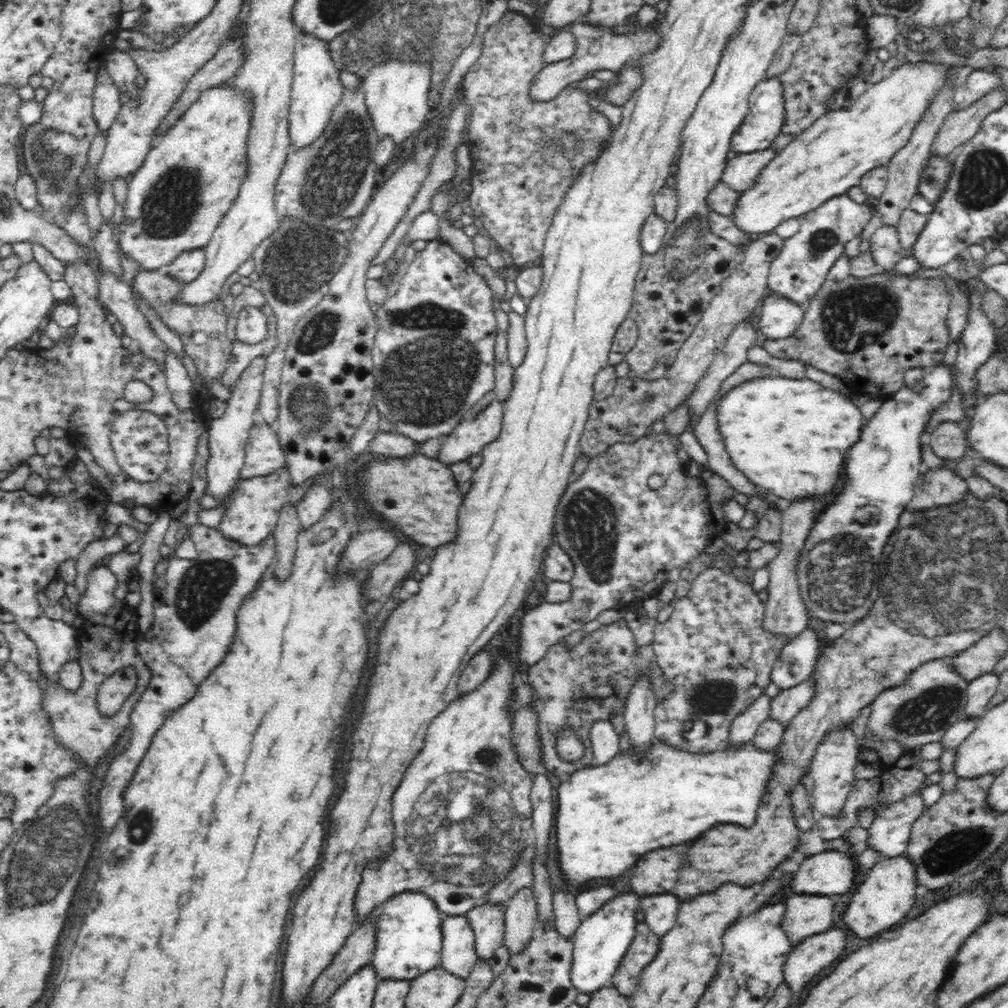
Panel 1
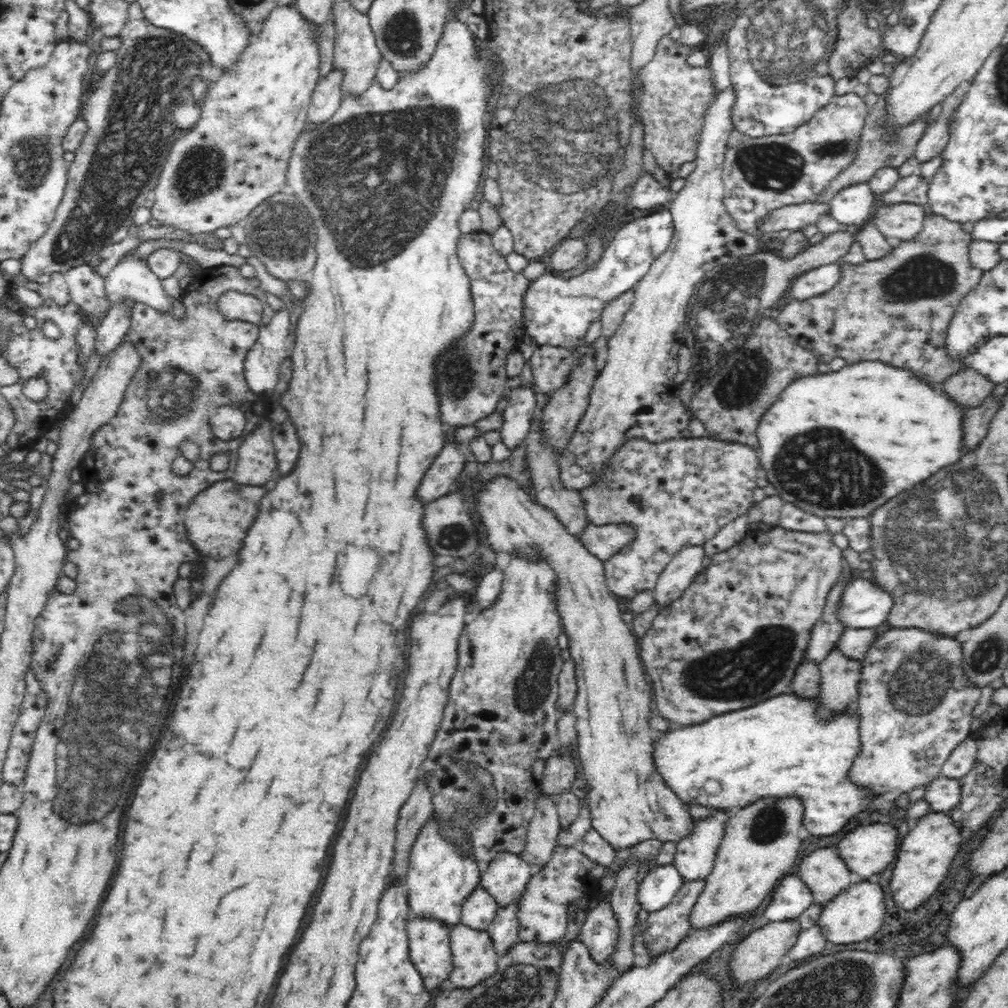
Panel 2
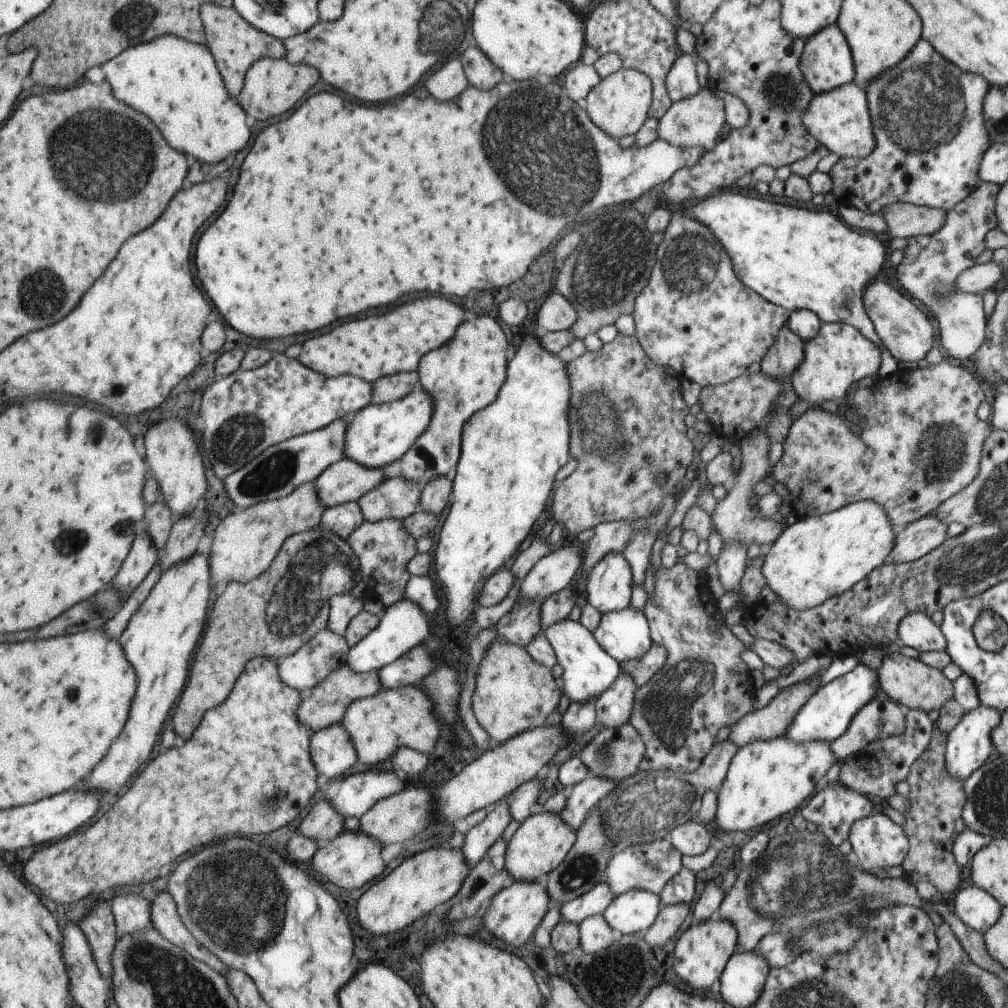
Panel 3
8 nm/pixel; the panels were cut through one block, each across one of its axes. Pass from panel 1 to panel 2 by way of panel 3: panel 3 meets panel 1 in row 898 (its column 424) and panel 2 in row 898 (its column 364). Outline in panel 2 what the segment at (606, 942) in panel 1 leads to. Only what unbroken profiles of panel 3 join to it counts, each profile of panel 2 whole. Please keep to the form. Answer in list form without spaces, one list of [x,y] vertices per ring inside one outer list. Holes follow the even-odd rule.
[[[662,864],[647,874],[638,892],[641,908],[652,912],[664,908],[684,882],[673,864]]]

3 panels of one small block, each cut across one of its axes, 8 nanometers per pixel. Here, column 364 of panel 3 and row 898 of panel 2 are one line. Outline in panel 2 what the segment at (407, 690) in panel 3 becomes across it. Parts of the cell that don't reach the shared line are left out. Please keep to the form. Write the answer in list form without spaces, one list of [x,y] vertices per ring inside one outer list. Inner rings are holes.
[[[764,795],[732,812],[724,829],[712,872],[693,906],[690,921],[694,928],[710,928],[724,920],[734,920],[744,912],[763,907],[779,881],[796,862],[803,830],[804,804],[800,795]]]

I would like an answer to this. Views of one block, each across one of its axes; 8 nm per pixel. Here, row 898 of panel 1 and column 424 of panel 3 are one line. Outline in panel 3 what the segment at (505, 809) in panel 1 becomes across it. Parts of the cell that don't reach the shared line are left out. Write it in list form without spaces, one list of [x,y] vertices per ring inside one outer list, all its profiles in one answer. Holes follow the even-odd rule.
[[[478,315],[474,322],[462,323],[460,330],[456,332],[452,340],[430,351],[420,360],[417,370],[419,385],[433,396],[434,419],[426,432],[414,443],[414,446],[400,458],[401,477],[424,486],[430,479],[433,479],[433,476],[444,475],[453,480],[458,474],[457,464],[461,460],[464,428],[474,414],[496,400],[498,391],[502,388],[506,378],[506,362],[508,362],[506,350],[508,350],[508,340],[506,340],[506,334],[502,332],[500,324],[492,316]]]

